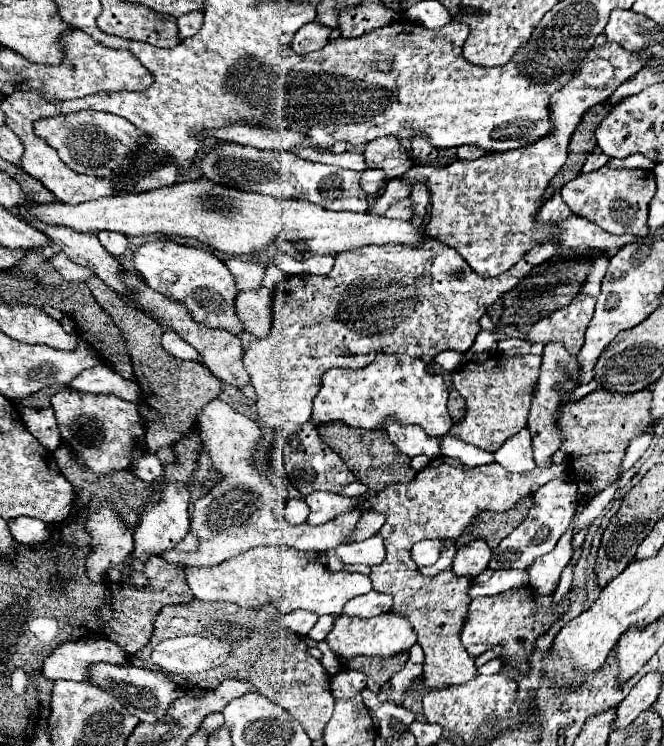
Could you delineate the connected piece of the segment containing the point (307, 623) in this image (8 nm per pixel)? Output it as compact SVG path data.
M292 611L292 613L284 615L284 625L286 625L292 633L296 633L296 635L300 635L300 637L306 637L308 631L314 627L316 619L318 619L316 613L308 613L308 611Z

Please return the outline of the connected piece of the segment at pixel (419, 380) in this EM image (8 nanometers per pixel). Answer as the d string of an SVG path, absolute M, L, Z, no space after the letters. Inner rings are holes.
M376 353L374 361L366 367L334 367L320 377L320 391L314 397L312 419L316 423L342 421L362 429L380 429L390 421L396 421L400 425L420 425L428 435L442 437L452 427L446 399L448 389L442 377L428 373L422 359L398 353Z

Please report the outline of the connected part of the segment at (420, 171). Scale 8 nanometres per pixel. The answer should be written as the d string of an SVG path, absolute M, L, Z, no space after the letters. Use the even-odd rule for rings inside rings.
M604 43L600 47L592 47L578 73L570 77L568 85L552 93L548 105L552 133L540 137L532 145L524 145L512 151L490 153L474 161L458 159L448 167L414 165L402 179L405 184L412 187L416 183L422 183L430 193L432 203L426 223L426 235L454 247L466 259L466 263L482 277L494 277L510 269L516 261L522 259L522 255L532 245L542 243L546 235L552 233L552 229L534 225L536 211L540 207L540 197L546 185L566 161L566 147L570 135L574 133L582 115L596 103L608 99L620 83L624 83L634 73L638 73L644 67L646 59L648 55L642 57L636 53L626 53L616 43ZM608 47L610 47L610 61L606 59Z

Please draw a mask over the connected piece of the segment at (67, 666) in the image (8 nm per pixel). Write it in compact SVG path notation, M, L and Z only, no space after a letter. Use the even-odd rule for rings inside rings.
M88 637L80 641L70 641L58 647L42 667L42 673L50 681L59 679L84 681L86 663L116 663L128 665L128 655L108 639L102 637Z

